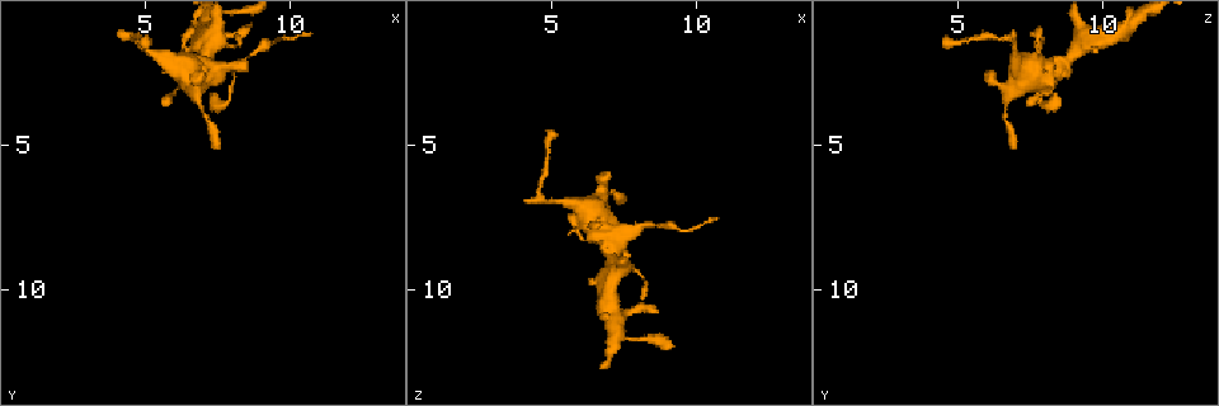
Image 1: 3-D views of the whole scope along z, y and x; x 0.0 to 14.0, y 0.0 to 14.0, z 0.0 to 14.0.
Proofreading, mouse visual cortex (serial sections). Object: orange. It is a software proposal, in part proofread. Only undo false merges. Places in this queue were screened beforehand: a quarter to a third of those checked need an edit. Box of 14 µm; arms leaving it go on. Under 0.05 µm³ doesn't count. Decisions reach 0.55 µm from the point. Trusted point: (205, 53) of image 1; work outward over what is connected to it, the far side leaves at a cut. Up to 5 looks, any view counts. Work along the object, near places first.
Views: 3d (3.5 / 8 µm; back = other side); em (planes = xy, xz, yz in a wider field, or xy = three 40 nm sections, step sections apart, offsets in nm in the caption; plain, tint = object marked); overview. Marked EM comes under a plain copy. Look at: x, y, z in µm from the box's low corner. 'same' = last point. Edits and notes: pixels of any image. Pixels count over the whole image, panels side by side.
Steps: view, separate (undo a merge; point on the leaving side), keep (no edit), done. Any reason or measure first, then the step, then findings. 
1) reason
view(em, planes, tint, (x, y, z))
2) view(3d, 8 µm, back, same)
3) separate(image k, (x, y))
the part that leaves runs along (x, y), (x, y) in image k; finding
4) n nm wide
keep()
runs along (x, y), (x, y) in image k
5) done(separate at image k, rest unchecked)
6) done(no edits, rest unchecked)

view(3d, 3.5 µm, (4.6, 1.3, 6.4))

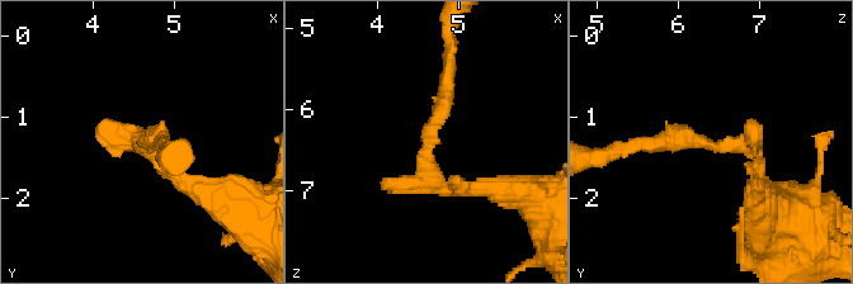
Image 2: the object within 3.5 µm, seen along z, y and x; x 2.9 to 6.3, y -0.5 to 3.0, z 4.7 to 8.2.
keep()
runs along (758, 174), (748, 143), (637, 143) in image 2; all the same cell

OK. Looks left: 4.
thin neck
view(3d, 3.5 µm, (8.6, 1.9, 7.9))

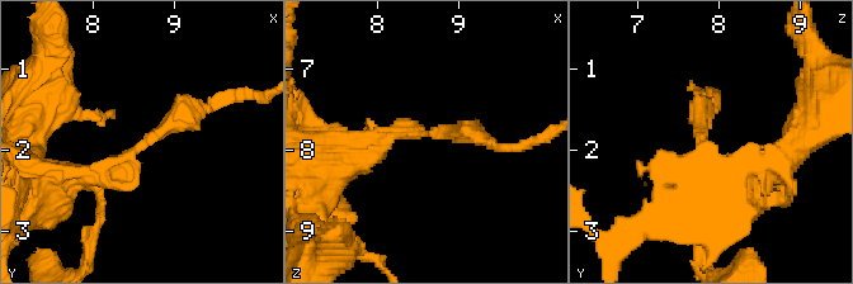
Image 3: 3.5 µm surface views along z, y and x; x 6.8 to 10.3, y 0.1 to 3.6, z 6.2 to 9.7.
view(em, xy, step 5, tint, (8.65, 1.85, 7.75))

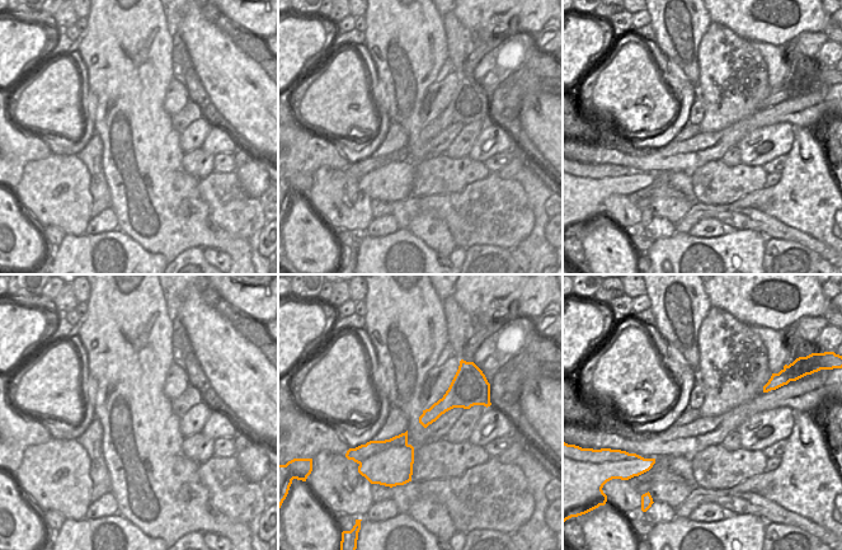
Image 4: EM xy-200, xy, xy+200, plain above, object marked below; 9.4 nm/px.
separate(image 3, (163, 128))
border along (407, 443), (385, 450), (365, 445) in image 4; a second cell is stuck on

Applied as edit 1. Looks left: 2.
done(separate at image 3, rest unchecked)

